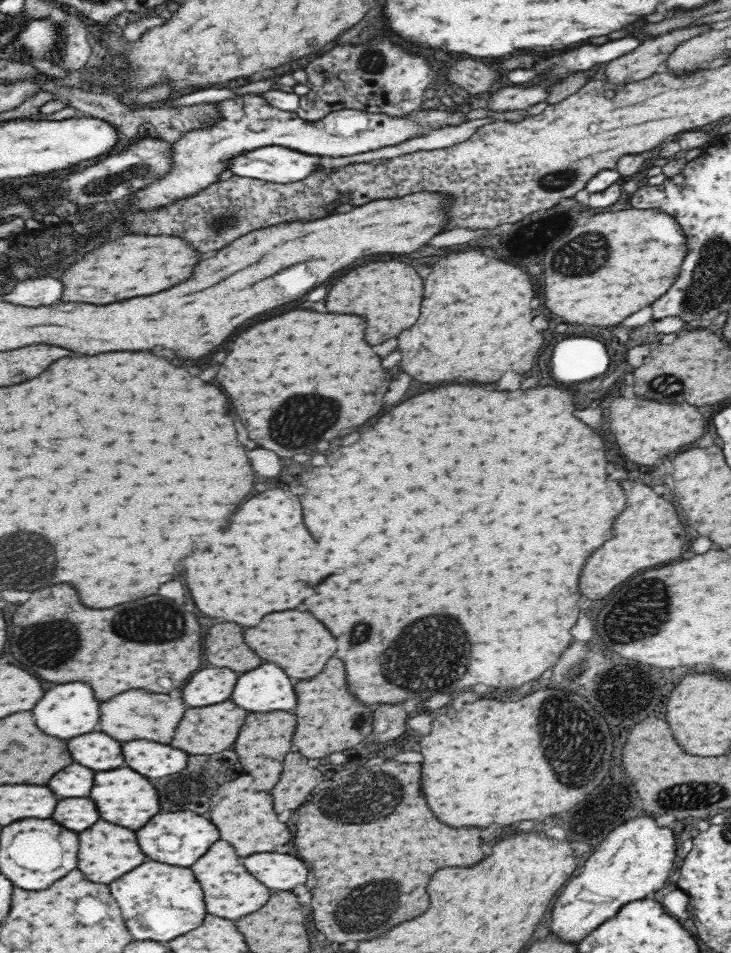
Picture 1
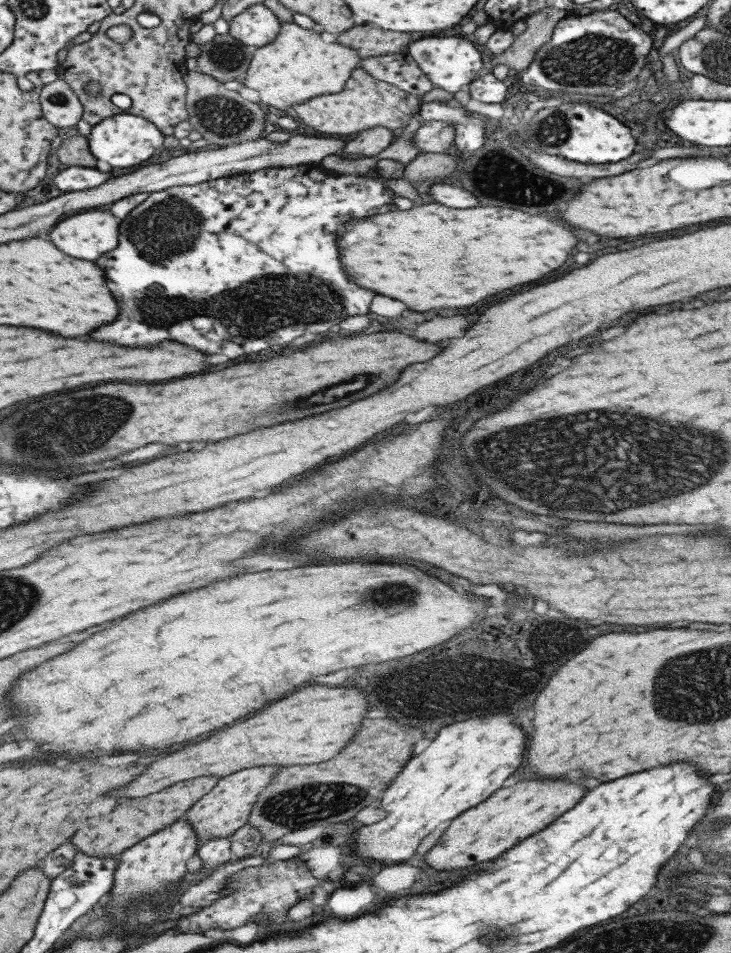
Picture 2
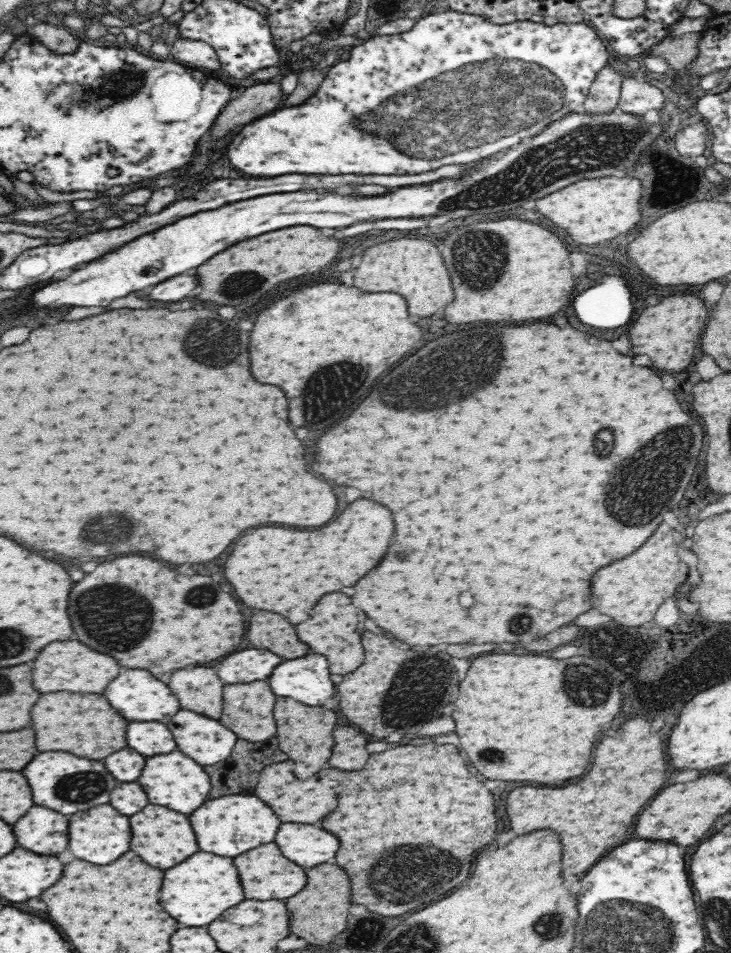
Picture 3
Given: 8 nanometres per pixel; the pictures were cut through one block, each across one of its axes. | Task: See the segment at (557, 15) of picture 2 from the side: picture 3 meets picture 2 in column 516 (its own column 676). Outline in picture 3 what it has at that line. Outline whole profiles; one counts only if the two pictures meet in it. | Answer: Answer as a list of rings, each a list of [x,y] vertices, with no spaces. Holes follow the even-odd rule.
[[[686,32],[679,36],[666,36],[660,42],[652,44],[644,57],[660,57],[668,68],[681,72],[696,58],[699,32]]]

